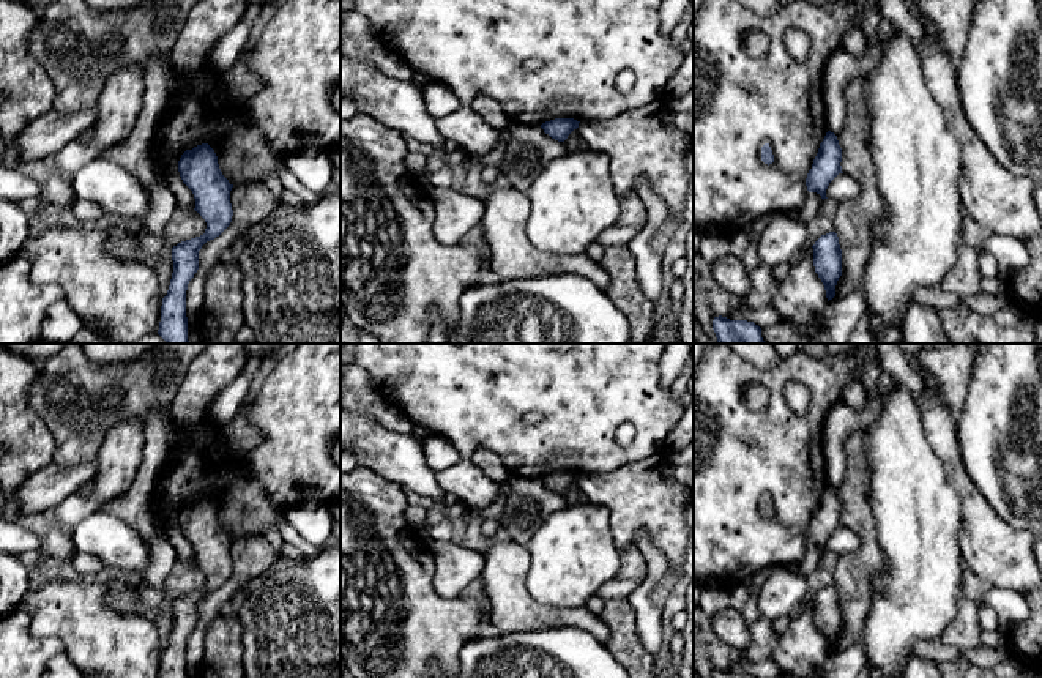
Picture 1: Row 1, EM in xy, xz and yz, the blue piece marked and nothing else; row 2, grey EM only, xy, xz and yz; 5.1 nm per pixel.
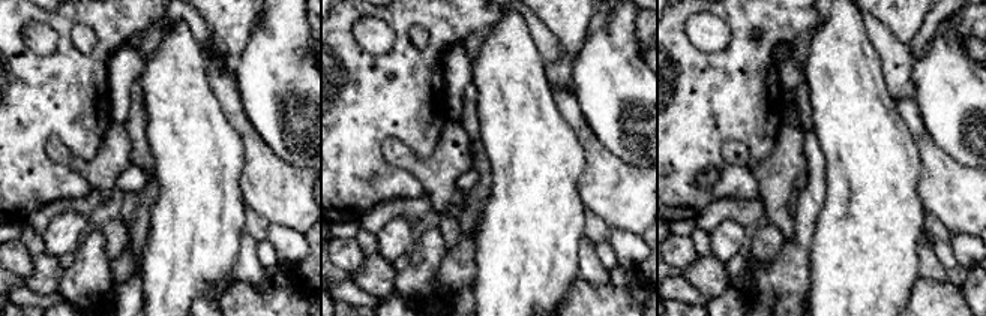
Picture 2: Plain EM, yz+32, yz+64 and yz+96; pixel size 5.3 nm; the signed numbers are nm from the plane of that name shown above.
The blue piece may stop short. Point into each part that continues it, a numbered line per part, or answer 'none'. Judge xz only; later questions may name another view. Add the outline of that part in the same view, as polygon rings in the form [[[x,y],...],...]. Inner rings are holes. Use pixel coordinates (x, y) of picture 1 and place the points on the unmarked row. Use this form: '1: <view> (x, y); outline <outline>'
none

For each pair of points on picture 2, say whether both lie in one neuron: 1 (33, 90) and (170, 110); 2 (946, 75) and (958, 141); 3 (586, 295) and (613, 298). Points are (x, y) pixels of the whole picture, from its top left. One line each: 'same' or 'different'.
1: different
2: same
3: same

